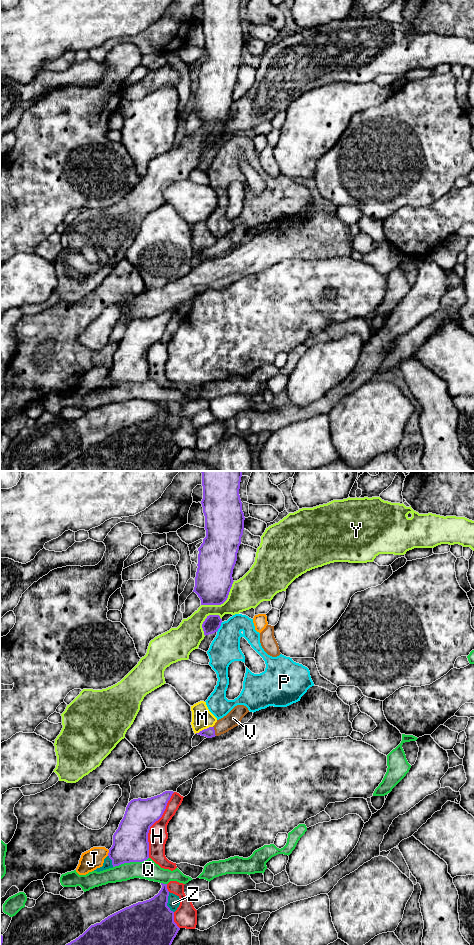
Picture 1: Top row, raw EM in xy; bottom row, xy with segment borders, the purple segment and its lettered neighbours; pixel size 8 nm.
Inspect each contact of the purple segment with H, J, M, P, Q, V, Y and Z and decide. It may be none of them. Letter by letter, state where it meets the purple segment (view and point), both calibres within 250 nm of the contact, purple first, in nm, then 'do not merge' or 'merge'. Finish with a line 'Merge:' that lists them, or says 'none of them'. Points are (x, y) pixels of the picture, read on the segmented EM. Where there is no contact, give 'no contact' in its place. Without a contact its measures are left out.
H: xy (152, 824) | 280/160 nm | do not merge
J: xy (108, 853) | 280/160 nm | do not merge
M: xy (204, 729) | 80/170 nm | do not merge
P: xy (219, 627) | 140/240 nm | do not merge
Q: xy (130, 861) | 280/160 nm | do not merge
V: xy (214, 731) | 80/120 nm | merge
Y: xy (222, 603) | 300/260 nm | do not merge
Z: xy (167, 902) | 360/100 nm | do not merge
Merge: V

